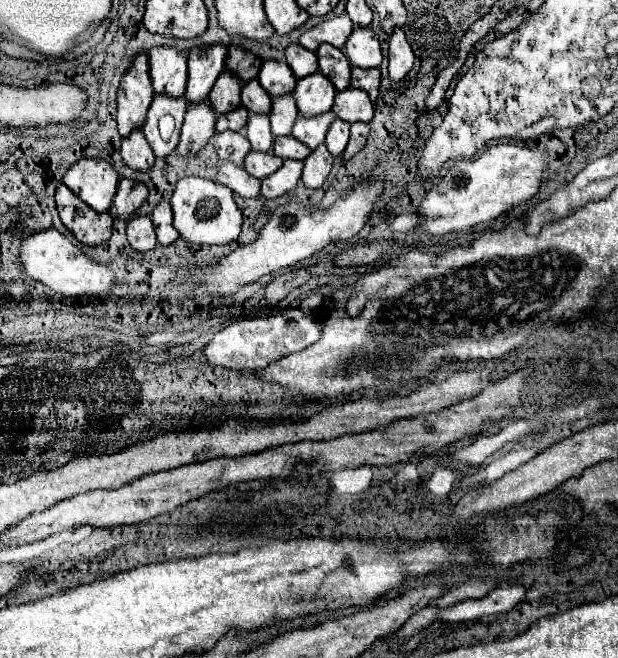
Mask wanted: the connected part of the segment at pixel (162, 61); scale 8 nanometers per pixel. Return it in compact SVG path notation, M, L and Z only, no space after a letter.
M173 47L149 51L149 77L157 95L183 97L187 81L187 55Z

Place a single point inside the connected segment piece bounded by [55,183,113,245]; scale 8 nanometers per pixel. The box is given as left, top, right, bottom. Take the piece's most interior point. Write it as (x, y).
(92, 228)

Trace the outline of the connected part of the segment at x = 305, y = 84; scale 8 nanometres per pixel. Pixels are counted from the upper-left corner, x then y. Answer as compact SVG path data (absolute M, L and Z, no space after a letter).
M315 71L313 75L307 75L297 81L293 97L303 117L317 117L333 107L335 87L331 85L331 81L327 81L327 77Z

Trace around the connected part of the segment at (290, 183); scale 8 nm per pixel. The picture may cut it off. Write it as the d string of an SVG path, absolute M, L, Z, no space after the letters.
M287 159L279 171L261 181L261 195L267 199L275 199L289 193L299 183L301 171L303 171L303 161Z

